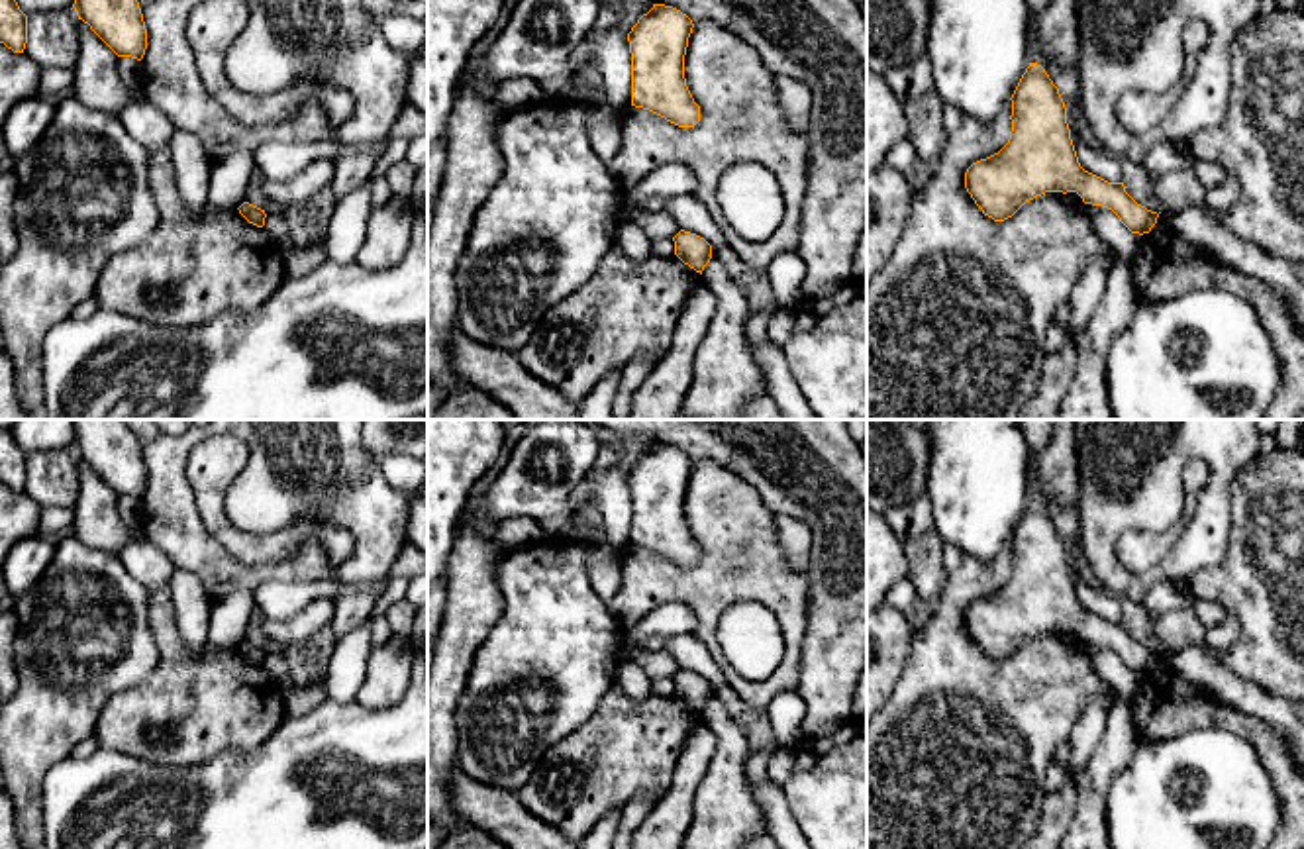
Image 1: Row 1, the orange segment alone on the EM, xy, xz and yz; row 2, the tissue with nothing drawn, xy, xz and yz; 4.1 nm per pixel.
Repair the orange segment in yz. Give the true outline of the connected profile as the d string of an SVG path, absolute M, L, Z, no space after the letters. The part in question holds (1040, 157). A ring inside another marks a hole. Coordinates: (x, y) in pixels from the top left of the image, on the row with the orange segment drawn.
M1029 63L1012 94L1012 131L1008 143L994 155L973 163L965 173L965 188L994 222L1012 218L1026 202L1045 192L1077 192L1084 204L1112 210L1131 233L1149 233L1159 214L1137 204L1124 182L1108 182L1078 163L1071 129L1067 124L1067 108L1045 69Z

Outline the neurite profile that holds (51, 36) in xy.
M75 8L27 16L24 53L41 69L73 69L78 63L78 16Z

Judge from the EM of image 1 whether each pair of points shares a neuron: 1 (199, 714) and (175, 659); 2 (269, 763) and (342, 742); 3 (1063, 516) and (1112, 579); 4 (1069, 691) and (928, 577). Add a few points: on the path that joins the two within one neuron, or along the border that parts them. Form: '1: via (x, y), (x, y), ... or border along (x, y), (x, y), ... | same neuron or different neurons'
1: via (195, 700), (181, 673) | same neuron
2: via (287, 763), (324, 746) | same neuron
3: border along (1073, 504), (1079, 548) | different neurons
4: border along (950, 573), (934, 604) | different neurons

